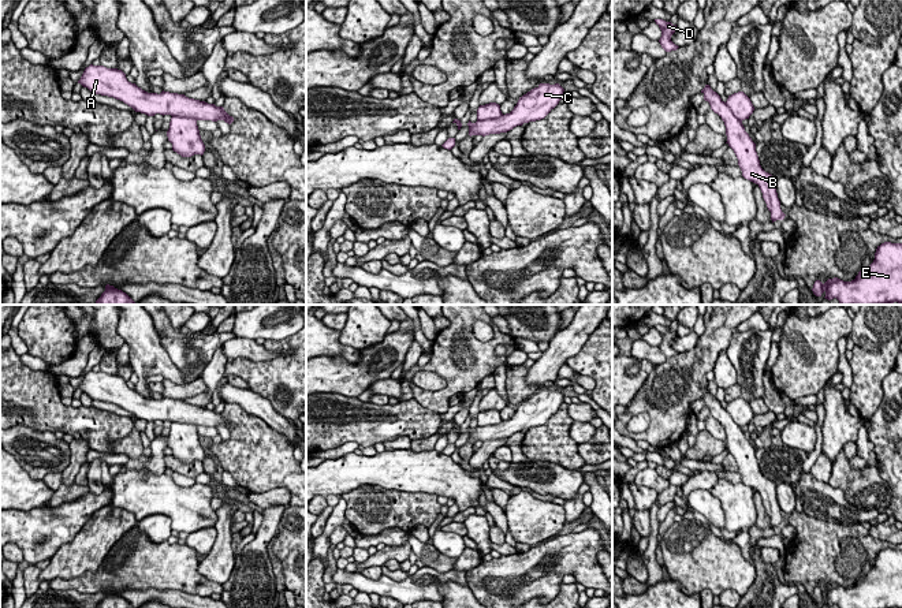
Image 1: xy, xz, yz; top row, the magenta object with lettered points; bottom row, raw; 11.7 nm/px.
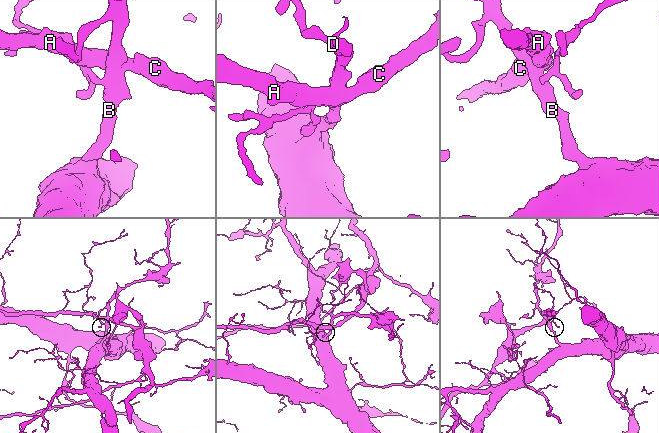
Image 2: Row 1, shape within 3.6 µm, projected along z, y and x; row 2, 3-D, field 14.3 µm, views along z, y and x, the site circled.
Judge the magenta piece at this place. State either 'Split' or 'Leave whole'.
Split

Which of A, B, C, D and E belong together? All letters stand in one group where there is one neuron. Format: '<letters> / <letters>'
A C / B D E

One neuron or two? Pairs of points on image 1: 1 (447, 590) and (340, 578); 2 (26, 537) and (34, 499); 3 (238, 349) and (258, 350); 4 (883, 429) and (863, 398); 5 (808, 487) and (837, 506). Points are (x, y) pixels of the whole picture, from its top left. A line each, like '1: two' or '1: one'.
1: two
2: two
3: one
4: two
5: one

